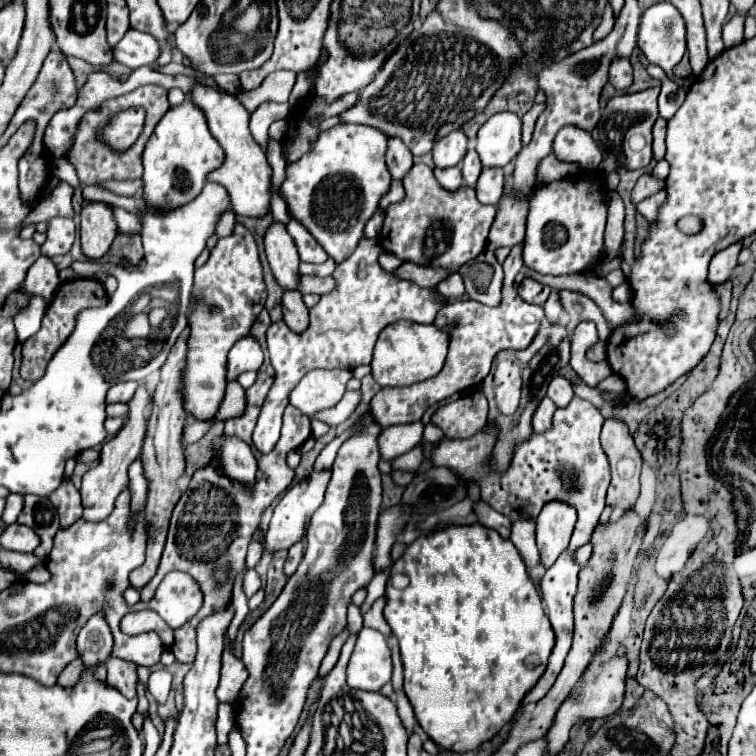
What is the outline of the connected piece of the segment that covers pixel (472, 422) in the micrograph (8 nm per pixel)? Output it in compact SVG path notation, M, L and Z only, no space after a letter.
M481 391L463 395L461 399L441 405L431 423L437 425L449 439L467 439L487 422L488 401Z

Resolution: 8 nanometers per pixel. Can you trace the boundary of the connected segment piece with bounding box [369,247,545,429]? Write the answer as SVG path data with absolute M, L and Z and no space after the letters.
M513 247L509 257L503 263L505 279L503 279L503 291L501 291L501 303L497 307L481 305L473 299L457 299L453 303L447 303L441 307L441 311L435 317L435 327L453 327L449 333L449 355L445 361L445 367L439 371L439 375L425 379L421 383L413 383L409 387L385 387L381 389L369 403L369 415L377 421L379 427L389 427L397 423L413 423L419 421L423 411L453 393L461 393L465 389L471 389L479 385L491 367L491 361L495 355L503 349L525 349L531 345L533 337L539 331L541 321L545 319L543 307L525 303L517 291L515 291L515 275L521 271L523 259L521 259L521 247Z

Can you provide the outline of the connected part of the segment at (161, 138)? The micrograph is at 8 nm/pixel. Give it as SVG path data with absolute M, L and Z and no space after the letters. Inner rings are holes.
M185 99L181 105L171 107L157 129L149 137L143 151L143 199L151 213L165 215L177 207L193 201L203 185L207 183L207 175L221 167L225 155L219 143L209 133L203 111Z

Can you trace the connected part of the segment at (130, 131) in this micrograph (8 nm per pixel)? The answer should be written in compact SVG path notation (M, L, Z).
M141 107L119 113L103 129L103 141L109 143L115 151L125 151L139 137L139 133L143 129L143 119L145 119L145 111Z

